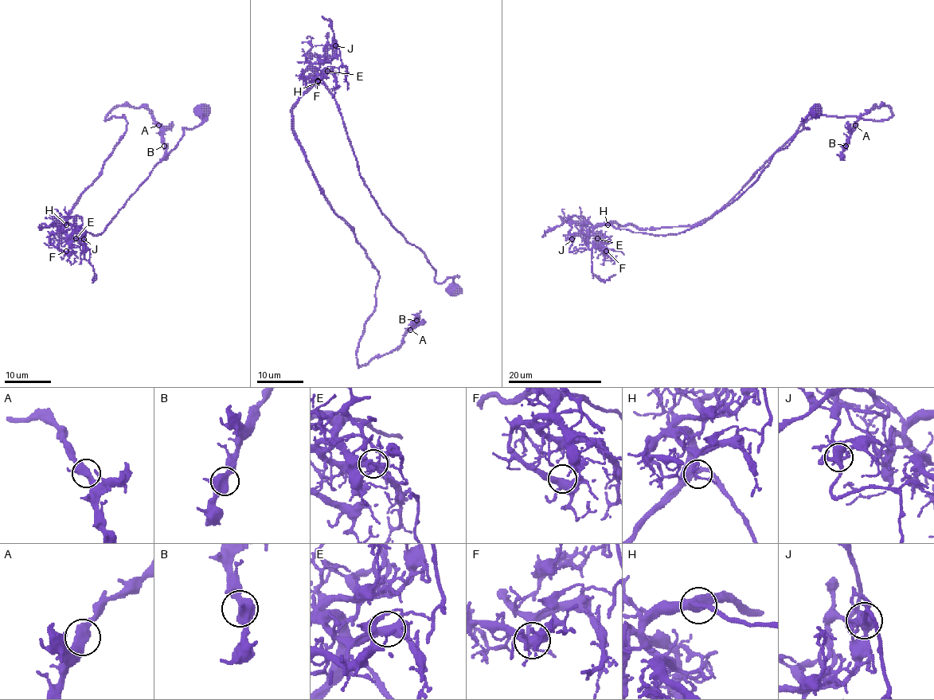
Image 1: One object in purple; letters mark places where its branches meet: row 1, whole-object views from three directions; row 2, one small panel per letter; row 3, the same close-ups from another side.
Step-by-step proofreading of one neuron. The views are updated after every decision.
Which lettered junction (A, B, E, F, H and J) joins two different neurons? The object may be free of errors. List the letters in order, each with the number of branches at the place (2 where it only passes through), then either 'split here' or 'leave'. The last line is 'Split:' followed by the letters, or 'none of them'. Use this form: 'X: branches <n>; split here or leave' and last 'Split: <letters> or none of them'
A: branches 3; leave
B: branches 3; leave
E: branches 4; leave
F: branches 6; leave
H: branches 3; leave
J: branches 8; split here
Split: J

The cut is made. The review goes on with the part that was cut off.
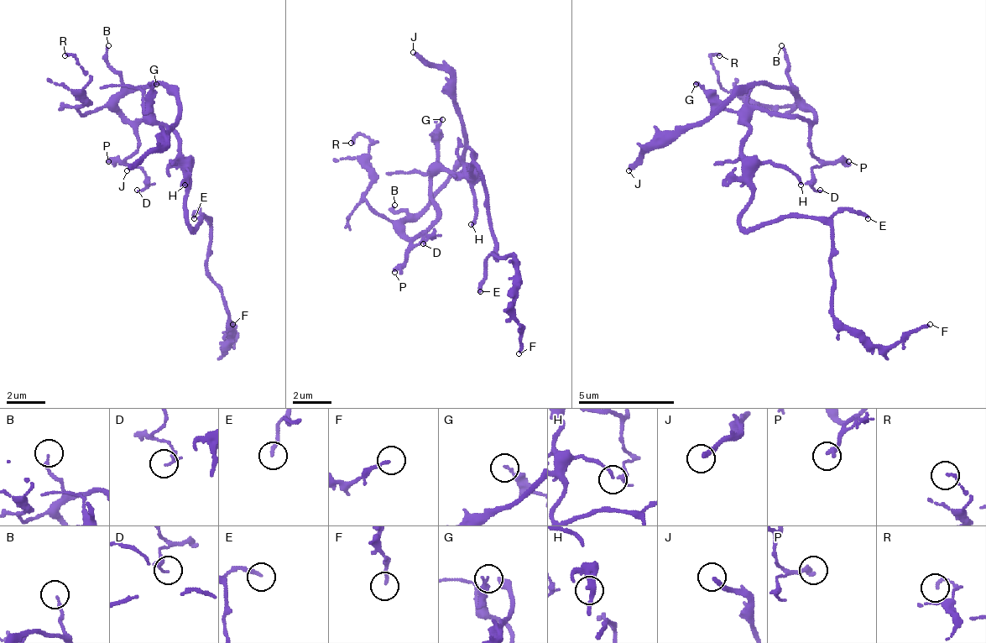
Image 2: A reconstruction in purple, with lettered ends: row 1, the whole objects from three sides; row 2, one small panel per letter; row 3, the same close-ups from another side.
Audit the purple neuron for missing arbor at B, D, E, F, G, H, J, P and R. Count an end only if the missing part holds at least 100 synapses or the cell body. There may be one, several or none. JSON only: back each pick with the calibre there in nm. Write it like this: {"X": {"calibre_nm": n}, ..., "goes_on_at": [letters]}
{"J": {"calibre_nm": 240}, "goes_on_at": ["J"]}

